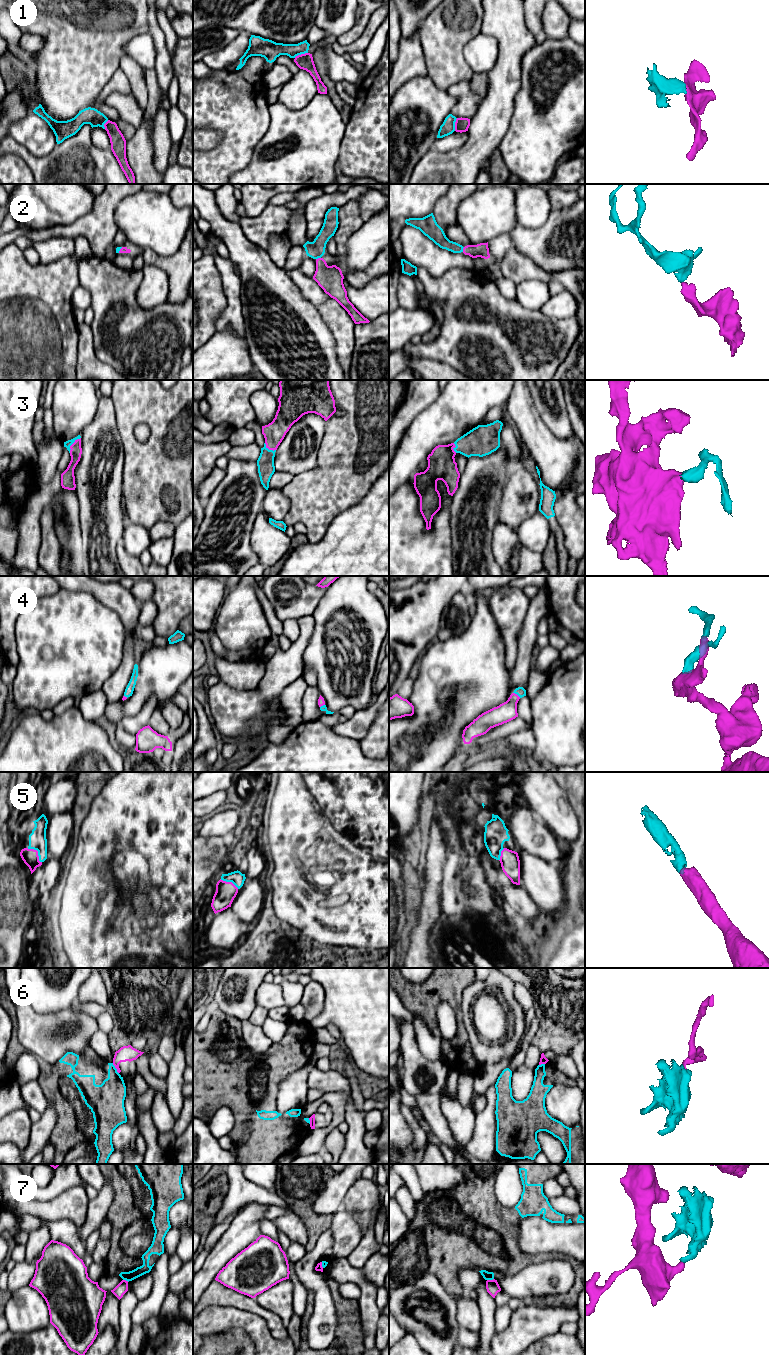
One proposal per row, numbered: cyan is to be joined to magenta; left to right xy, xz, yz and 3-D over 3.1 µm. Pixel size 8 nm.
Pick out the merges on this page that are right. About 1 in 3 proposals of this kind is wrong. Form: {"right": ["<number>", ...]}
{"right": ["1", "2", "3", "4", "5"]}

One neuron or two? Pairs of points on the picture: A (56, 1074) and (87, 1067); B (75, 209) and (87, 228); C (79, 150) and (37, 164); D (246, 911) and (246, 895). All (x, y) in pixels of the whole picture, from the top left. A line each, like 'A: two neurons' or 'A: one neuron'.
A: one neuron
B: two neurons
C: one neuron
D: one neuron

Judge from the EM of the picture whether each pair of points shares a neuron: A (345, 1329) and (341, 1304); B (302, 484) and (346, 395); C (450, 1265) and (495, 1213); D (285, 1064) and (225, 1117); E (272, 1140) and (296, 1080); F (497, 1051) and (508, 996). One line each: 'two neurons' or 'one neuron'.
A: one neuron
B: one neuron
C: one neuron
D: two neurons
E: two neurons
F: one neuron

